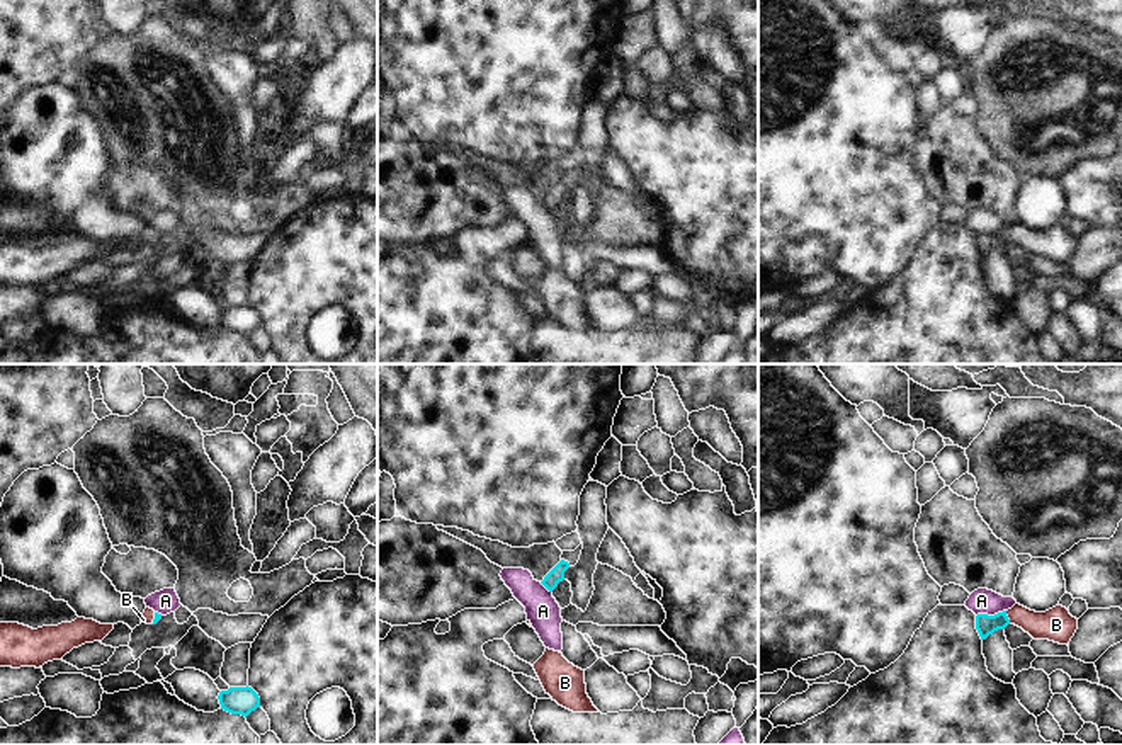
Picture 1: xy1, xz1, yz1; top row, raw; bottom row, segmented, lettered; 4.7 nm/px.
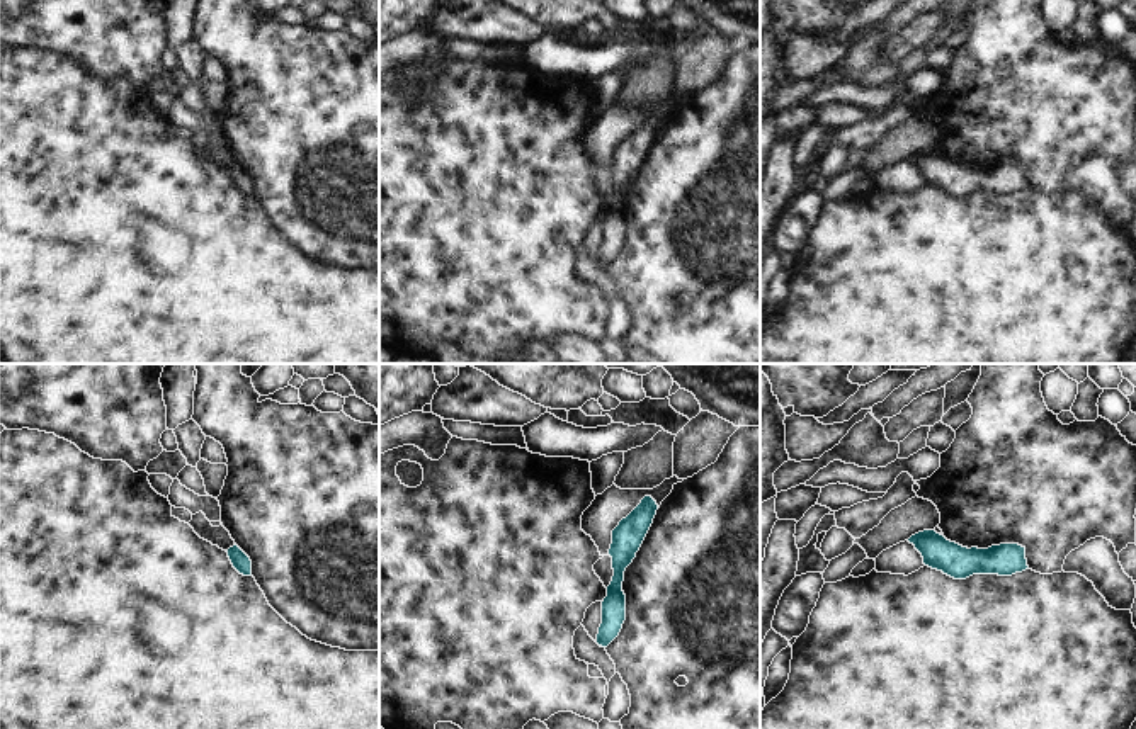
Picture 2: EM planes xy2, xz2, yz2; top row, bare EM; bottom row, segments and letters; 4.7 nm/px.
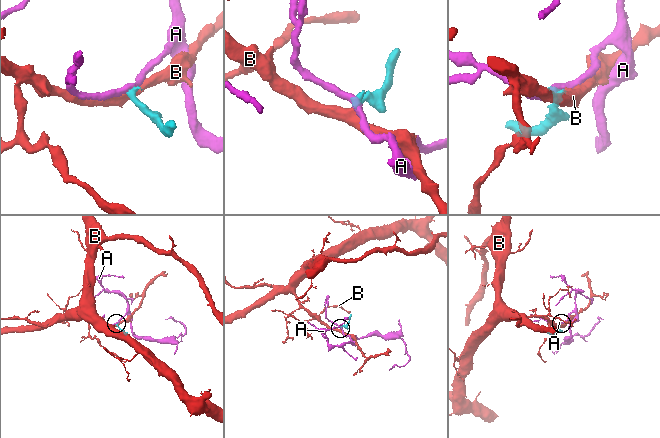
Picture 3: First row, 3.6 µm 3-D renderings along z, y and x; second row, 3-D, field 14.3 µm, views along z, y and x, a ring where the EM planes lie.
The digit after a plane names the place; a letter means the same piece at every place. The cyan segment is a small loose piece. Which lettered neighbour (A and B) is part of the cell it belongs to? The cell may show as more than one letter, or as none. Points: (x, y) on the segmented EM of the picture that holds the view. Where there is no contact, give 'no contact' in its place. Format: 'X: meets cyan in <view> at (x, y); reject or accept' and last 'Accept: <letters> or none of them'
A: meets cyan in yz1 at (990, 616); reject
B: meets cyan in yz1 at (1007, 618); accept
Accept: B

